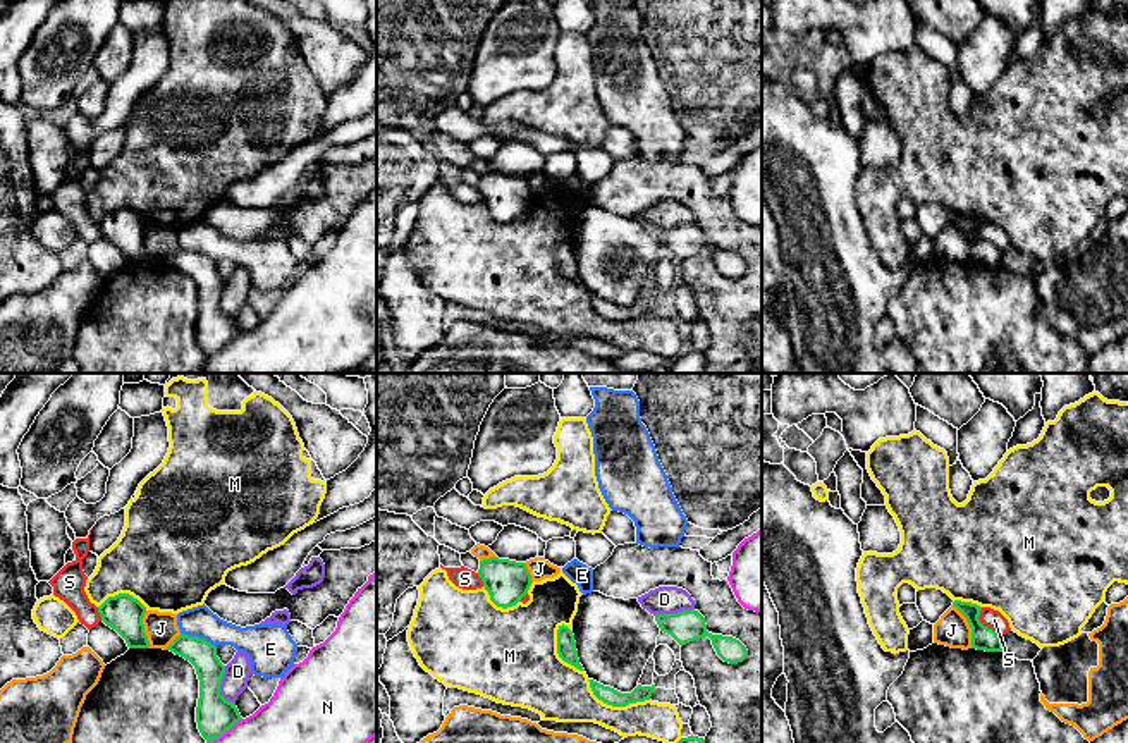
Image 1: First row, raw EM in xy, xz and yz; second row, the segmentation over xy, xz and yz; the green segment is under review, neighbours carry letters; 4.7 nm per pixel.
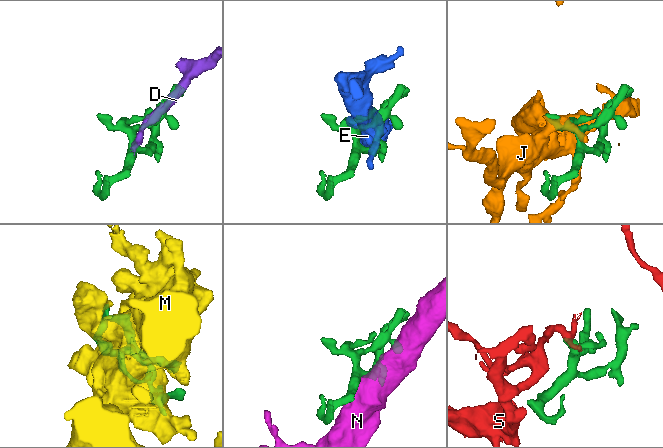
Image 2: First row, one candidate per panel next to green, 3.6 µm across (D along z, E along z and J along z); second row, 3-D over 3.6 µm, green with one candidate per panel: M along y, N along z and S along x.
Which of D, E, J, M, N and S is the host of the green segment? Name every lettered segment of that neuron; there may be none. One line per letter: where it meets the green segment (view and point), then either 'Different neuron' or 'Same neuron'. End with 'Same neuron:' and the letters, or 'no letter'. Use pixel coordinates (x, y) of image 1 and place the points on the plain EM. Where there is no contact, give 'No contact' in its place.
D: Touches green at xy (219, 301). Different neuron
E: Touches green at xy (196, 251). Different neuron
J: Touches green at yz (970, 241). Different neuron
M: Touches green at xz (614, 320). Same neuron
N: Touches green at xy (224, 346). Different neuron
S: Touches green at yz (982, 239). Different neuron
Same neuron: M

